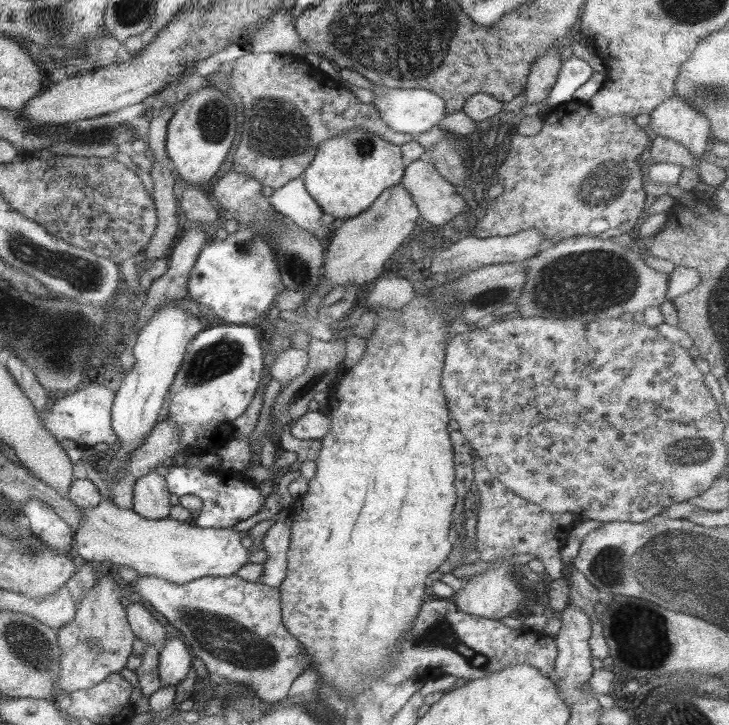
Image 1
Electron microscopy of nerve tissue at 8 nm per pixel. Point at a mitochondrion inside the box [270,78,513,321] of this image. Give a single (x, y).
(294, 264)

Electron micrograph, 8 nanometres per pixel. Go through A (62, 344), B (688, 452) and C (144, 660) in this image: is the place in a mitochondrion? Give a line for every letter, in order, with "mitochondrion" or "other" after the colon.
A: mitochondrion
B: mitochondrion
C: other

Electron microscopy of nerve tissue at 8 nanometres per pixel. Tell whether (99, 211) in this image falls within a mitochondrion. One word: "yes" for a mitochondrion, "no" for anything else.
no

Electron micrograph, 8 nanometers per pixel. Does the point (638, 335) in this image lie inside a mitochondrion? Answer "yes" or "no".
no

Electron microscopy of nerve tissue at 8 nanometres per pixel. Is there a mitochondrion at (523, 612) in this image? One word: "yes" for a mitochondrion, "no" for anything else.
no

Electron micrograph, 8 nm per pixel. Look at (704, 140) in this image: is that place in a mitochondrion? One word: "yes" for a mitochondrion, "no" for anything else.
no

